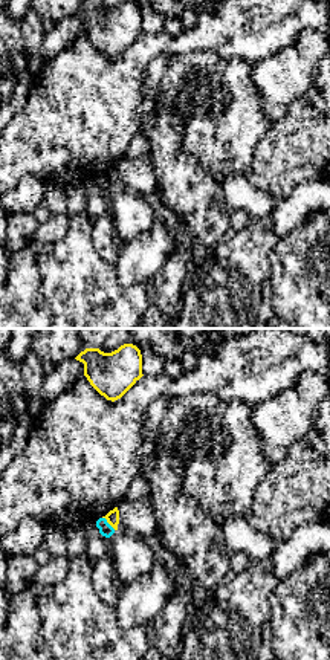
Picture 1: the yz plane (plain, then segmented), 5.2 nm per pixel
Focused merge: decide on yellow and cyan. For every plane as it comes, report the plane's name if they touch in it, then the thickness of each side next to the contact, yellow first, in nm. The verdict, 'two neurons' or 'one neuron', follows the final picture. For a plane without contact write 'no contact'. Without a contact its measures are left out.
contact in yz; calibres 70 and 70 nm

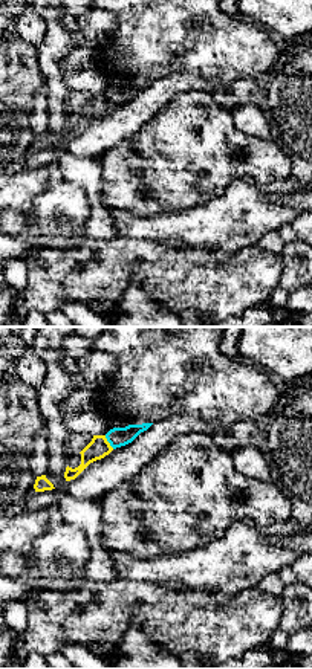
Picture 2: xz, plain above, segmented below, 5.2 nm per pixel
contact in xz; calibres 110 and 100 nm

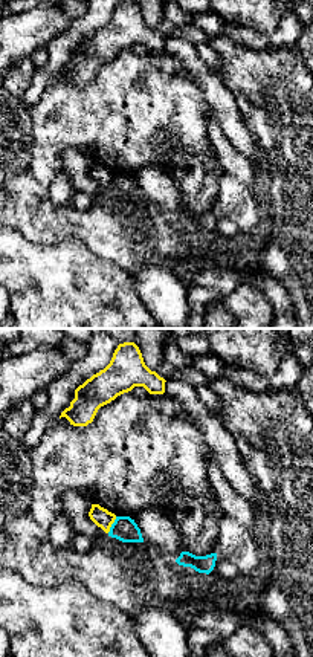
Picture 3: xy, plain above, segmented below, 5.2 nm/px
contact in xy; calibres 100 and 130 nm

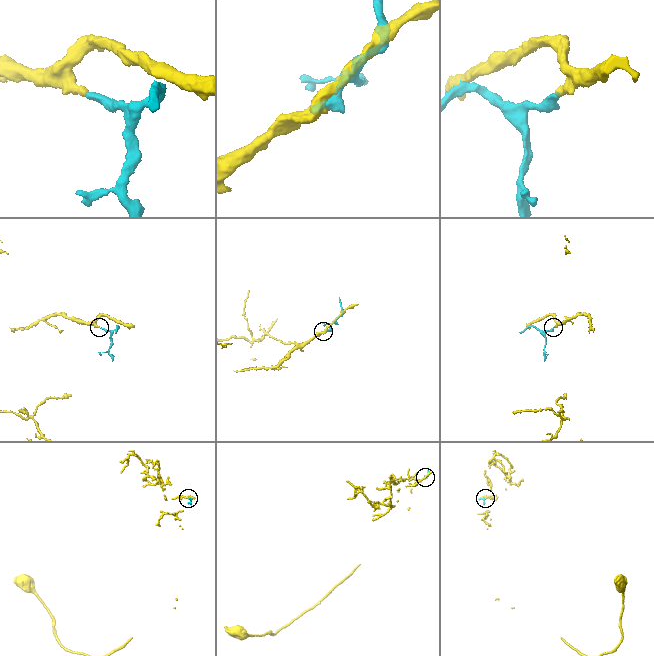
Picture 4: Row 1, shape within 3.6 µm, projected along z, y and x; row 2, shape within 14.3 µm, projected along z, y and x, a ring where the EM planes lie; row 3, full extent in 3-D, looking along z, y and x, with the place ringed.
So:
two neurons

